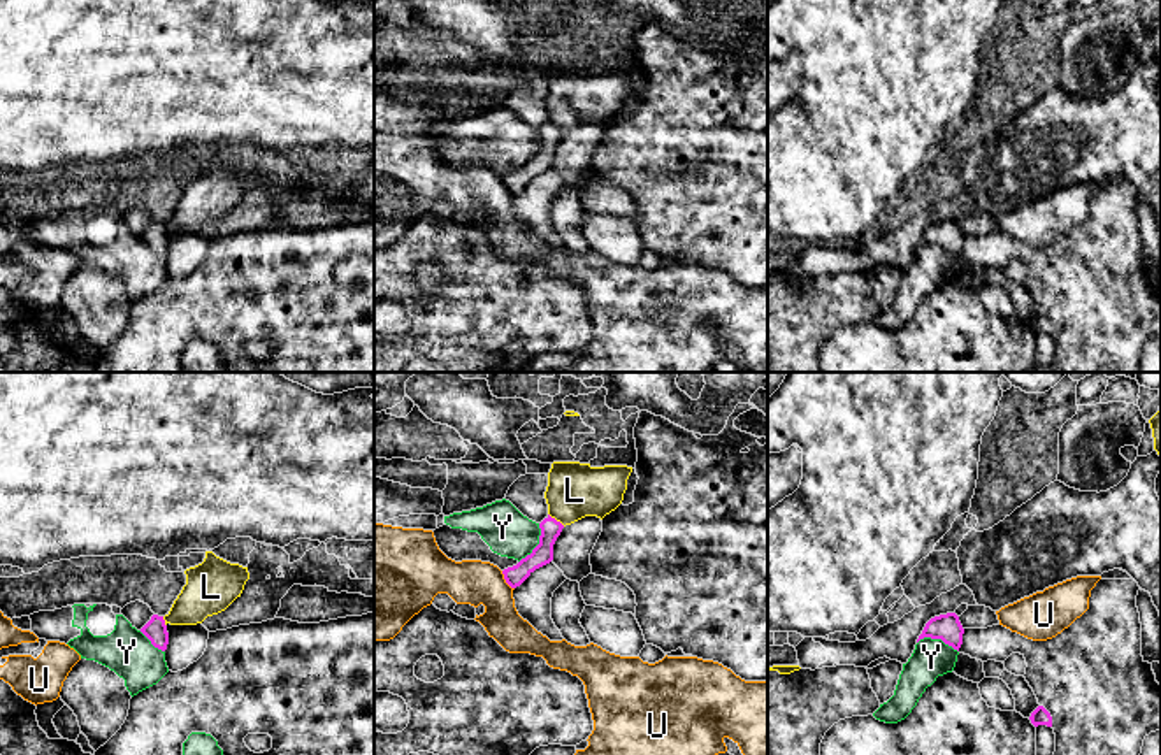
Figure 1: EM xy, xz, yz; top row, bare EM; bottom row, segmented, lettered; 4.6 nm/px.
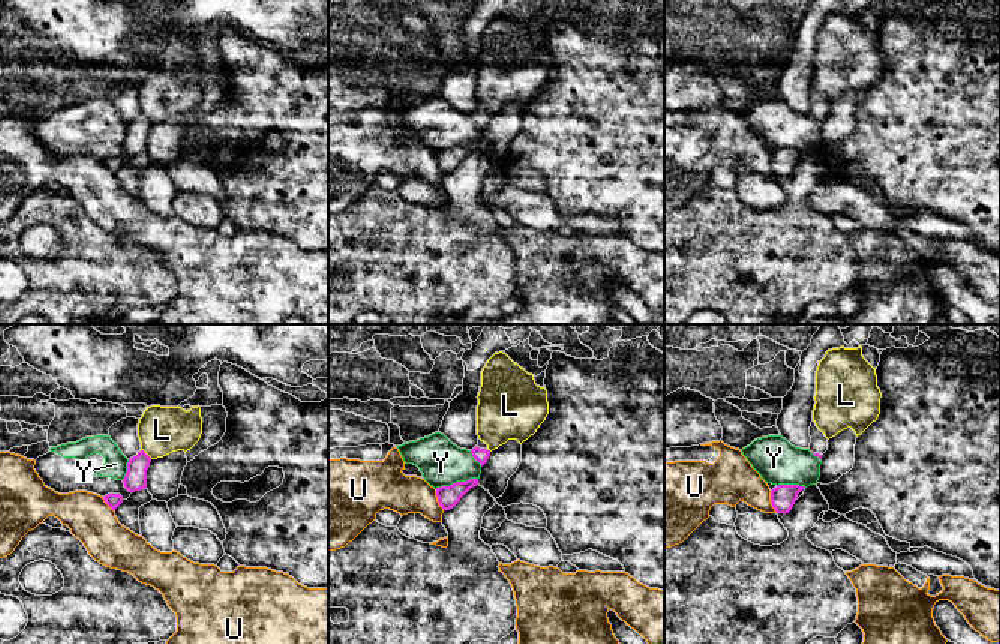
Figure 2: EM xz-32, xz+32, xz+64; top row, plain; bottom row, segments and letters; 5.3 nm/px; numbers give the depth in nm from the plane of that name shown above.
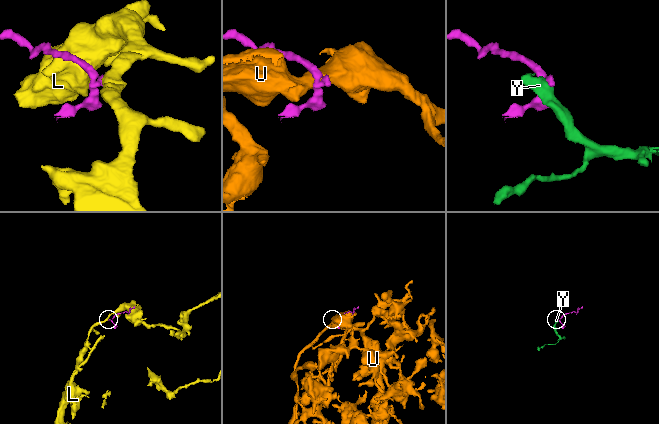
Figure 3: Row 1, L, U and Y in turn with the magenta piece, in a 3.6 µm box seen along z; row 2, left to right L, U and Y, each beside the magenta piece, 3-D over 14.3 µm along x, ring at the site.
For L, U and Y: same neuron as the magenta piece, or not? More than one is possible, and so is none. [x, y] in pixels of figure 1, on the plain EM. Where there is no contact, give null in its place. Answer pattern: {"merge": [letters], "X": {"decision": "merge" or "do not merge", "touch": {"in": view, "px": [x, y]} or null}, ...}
{"merge": [], "L": {"decision": "do not merge", "touch": {"in": "xz", "px": [555, 127]}}, "U": {"decision": "do not merge", "touch": {"in": "xz", "px": [504, 185]}}, "Y": {"decision": "do not merge", "touch": {"in": "xz", "px": [538, 151]}}}

